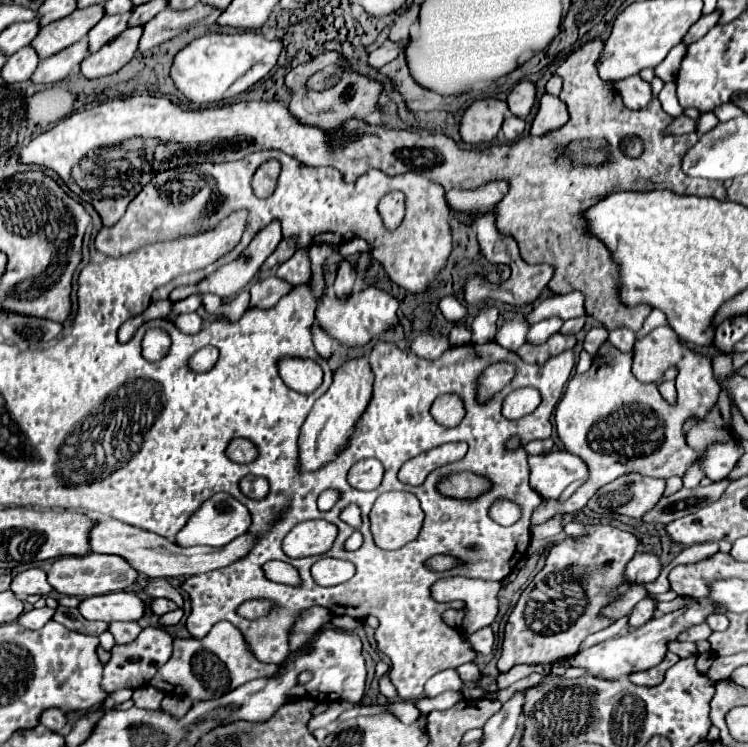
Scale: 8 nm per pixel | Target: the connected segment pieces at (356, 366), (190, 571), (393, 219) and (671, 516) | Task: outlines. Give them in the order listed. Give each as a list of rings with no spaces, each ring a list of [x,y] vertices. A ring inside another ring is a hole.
[[[367,357],[349,359],[333,373],[331,387],[327,389],[325,395],[321,395],[315,401],[315,405],[301,429],[299,449],[301,449],[301,469],[303,471],[319,469],[327,461],[331,461],[343,449],[343,445],[347,445],[347,437],[351,437],[355,421],[363,415],[365,407],[369,405],[371,391],[373,391],[373,371],[371,371]]]
[[[99,519],[97,525],[91,531],[91,551],[95,553],[107,553],[107,555],[119,555],[123,557],[133,569],[147,577],[183,577],[183,575],[197,575],[205,571],[213,571],[219,567],[227,567],[239,557],[243,557],[251,545],[255,543],[255,535],[245,533],[237,539],[233,539],[225,547],[191,547],[191,549],[179,549],[179,545],[171,543],[165,537],[159,537],[155,533],[135,529],[121,521],[105,521]]]
[[[391,191],[383,201],[379,201],[379,215],[387,229],[397,229],[405,217],[405,195],[401,191]]]
[[[723,479],[723,481],[711,483],[709,487],[695,487],[695,489],[685,489],[683,487],[675,495],[663,497],[659,507],[655,507],[653,513],[643,517],[643,521],[671,523],[679,517],[685,517],[687,513],[695,513],[695,509],[699,509],[705,501],[717,501],[725,493],[729,483],[731,483],[731,479]]]

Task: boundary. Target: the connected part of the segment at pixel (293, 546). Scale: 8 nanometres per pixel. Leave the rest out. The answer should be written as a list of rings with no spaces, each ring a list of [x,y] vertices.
[[[305,521],[295,525],[283,539],[283,551],[289,557],[321,555],[331,549],[335,541],[335,527],[327,521]]]

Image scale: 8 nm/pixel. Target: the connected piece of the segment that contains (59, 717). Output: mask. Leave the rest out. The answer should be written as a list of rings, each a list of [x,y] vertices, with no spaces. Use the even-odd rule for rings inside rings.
[[[57,707],[45,709],[41,713],[41,717],[39,717],[39,725],[43,729],[51,729],[51,731],[63,731],[65,729],[65,723],[67,723],[65,713],[61,709],[57,709]]]

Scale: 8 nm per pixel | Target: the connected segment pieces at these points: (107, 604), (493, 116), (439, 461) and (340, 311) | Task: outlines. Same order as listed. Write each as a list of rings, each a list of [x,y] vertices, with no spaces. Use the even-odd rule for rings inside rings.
[[[115,591],[83,599],[79,603],[79,611],[89,621],[137,621],[143,615],[145,605],[133,593]]]
[[[485,97],[473,101],[461,117],[461,137],[467,143],[485,143],[495,139],[507,113],[507,103]]]
[[[467,443],[439,445],[437,449],[431,449],[429,453],[421,453],[419,457],[407,461],[399,471],[399,479],[405,485],[421,485],[431,471],[463,459],[465,453],[467,453]]]
[[[367,287],[359,293],[351,293],[349,297],[343,297],[343,299],[329,297],[327,293],[323,293],[319,299],[315,319],[339,343],[343,343],[347,347],[355,347],[355,345],[365,345],[381,331],[395,327],[397,325],[397,307],[399,307],[399,301],[393,295],[389,295],[387,291],[377,289],[377,287]]]

